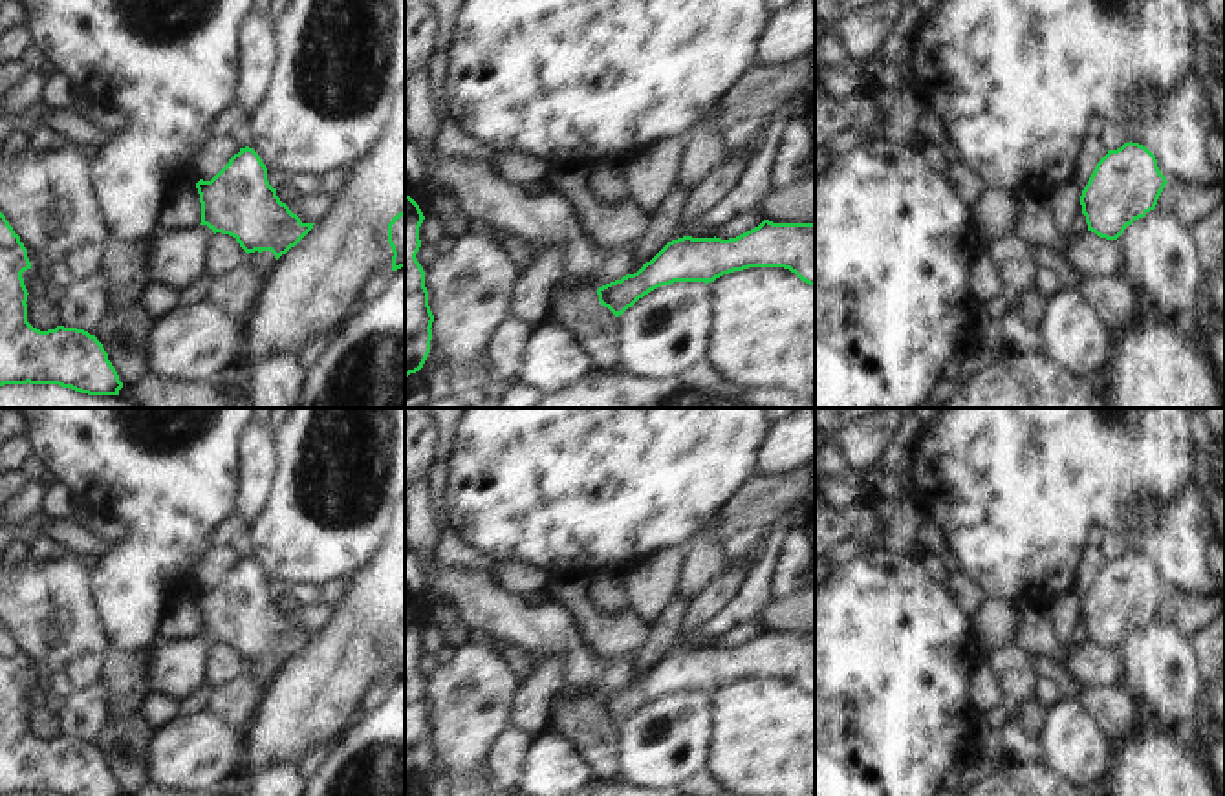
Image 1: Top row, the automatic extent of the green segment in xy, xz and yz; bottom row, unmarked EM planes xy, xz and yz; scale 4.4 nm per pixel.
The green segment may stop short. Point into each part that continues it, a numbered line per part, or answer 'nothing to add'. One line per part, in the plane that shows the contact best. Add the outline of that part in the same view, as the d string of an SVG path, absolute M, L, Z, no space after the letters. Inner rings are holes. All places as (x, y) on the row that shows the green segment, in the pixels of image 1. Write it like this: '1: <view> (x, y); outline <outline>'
nothing to add

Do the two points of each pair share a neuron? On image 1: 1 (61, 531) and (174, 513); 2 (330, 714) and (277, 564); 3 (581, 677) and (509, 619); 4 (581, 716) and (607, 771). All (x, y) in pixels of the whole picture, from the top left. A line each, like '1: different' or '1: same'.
1: different
2: different
3: same
4: same

